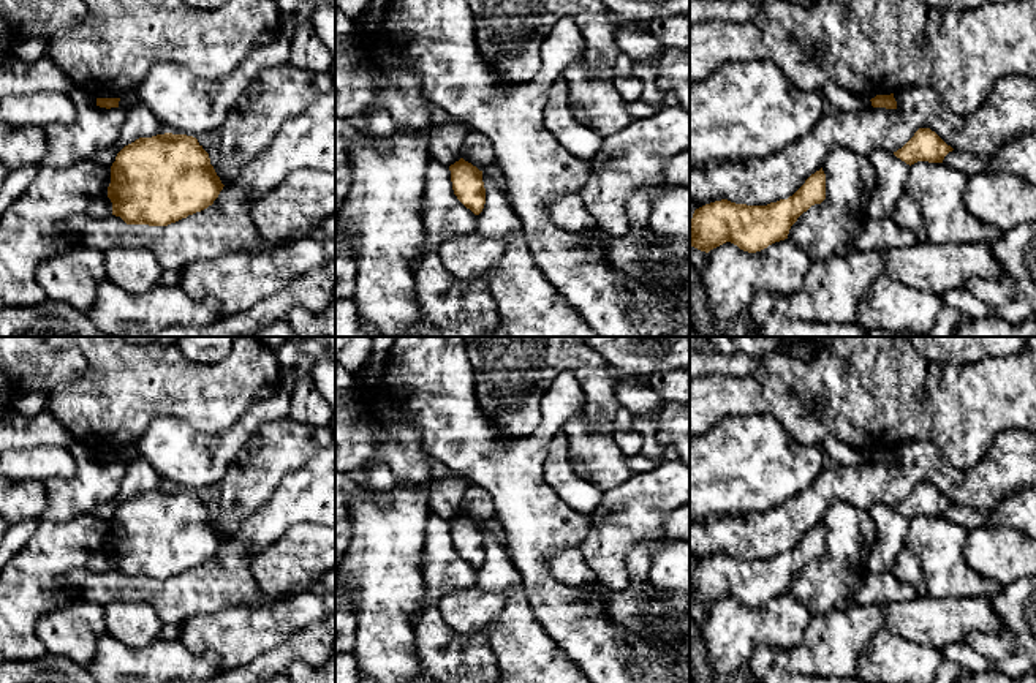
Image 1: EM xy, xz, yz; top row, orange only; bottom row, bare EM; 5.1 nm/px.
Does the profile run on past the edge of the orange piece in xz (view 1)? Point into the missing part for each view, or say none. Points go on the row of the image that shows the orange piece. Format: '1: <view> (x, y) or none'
1: none

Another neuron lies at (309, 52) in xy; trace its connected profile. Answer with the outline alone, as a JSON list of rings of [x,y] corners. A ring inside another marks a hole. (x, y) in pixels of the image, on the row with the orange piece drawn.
[[[302,0],[294,11],[294,14],[301,19],[301,27],[291,40],[288,63],[312,73],[327,73],[334,55],[310,27],[308,16],[313,9],[315,8],[310,2]]]

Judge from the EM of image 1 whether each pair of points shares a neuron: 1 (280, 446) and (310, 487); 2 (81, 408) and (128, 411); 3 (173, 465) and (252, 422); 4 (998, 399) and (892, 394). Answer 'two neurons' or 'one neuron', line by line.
1: two neurons
2: one neuron
3: one neuron
4: one neuron

